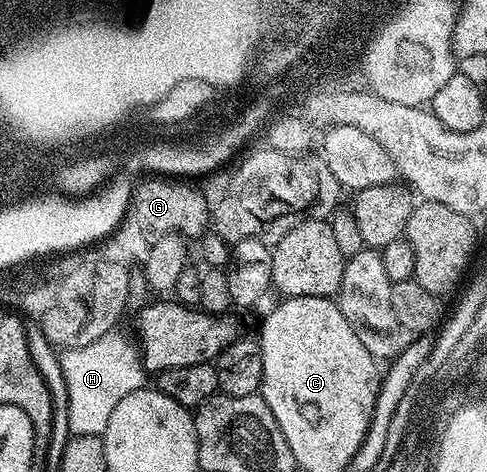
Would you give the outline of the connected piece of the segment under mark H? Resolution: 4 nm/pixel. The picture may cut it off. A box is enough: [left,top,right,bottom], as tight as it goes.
[61,332,148,436]

